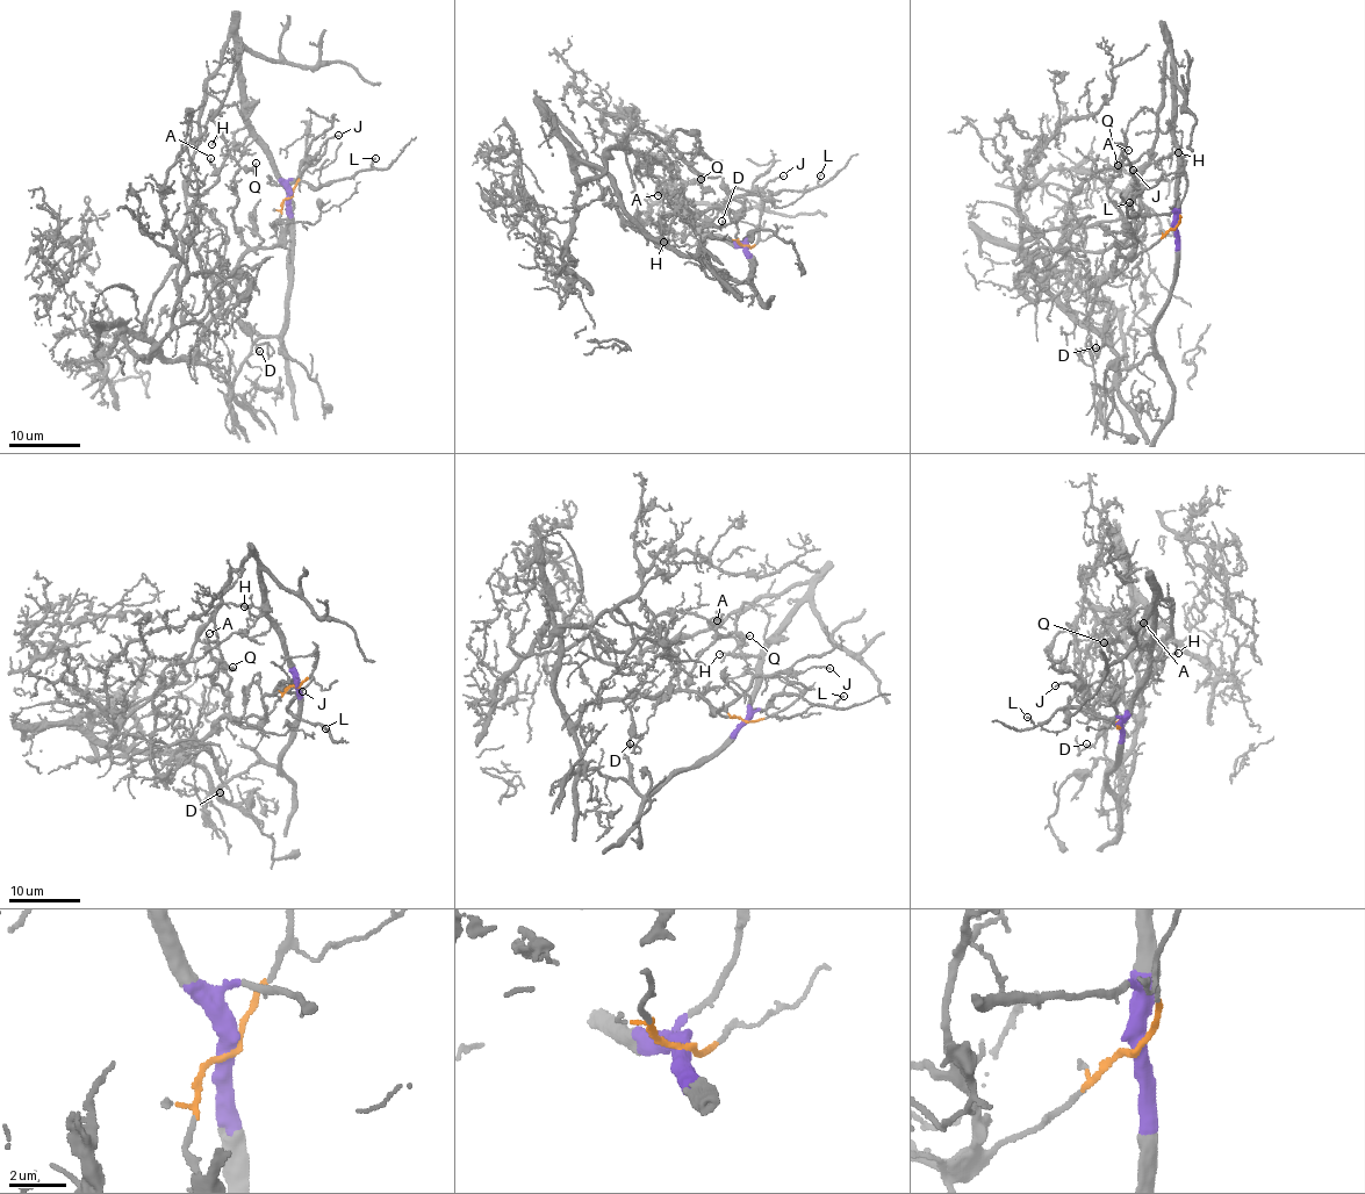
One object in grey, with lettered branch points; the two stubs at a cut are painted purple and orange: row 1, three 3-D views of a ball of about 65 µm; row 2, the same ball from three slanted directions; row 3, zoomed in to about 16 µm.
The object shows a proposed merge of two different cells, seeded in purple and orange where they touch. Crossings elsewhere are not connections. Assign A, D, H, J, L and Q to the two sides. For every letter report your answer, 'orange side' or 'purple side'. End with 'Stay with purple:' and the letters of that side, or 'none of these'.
A: orange side
D: orange side
H: purple side
J: orange side
L: purple side
Q: orange side
Stay with purple: H, L

